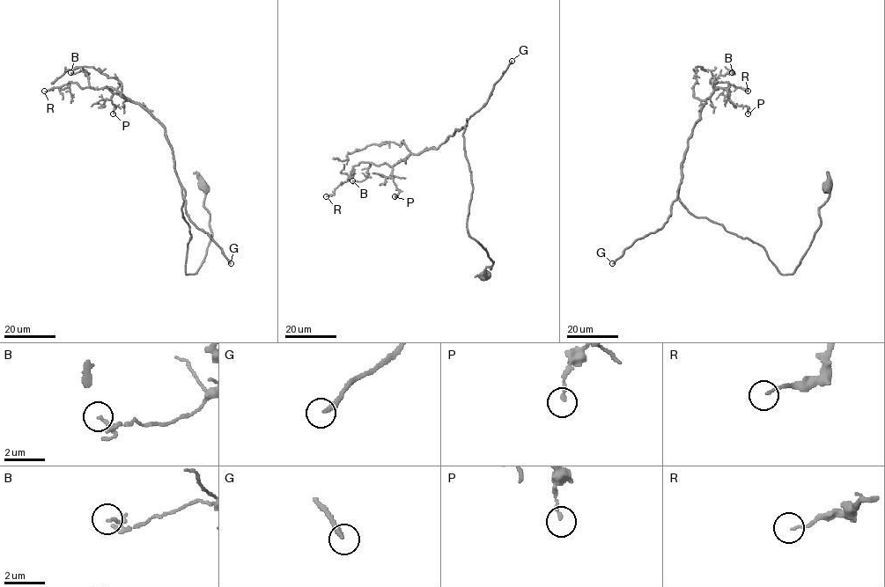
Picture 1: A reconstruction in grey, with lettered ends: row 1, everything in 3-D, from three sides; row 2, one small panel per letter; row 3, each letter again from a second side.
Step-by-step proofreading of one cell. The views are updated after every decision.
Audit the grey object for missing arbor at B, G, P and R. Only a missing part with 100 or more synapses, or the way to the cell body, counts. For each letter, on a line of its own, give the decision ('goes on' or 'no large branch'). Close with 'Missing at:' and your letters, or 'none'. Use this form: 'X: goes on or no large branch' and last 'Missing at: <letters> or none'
B: no large branch
G: goes on
P: no large branch
R: no large branch
Missing at: G

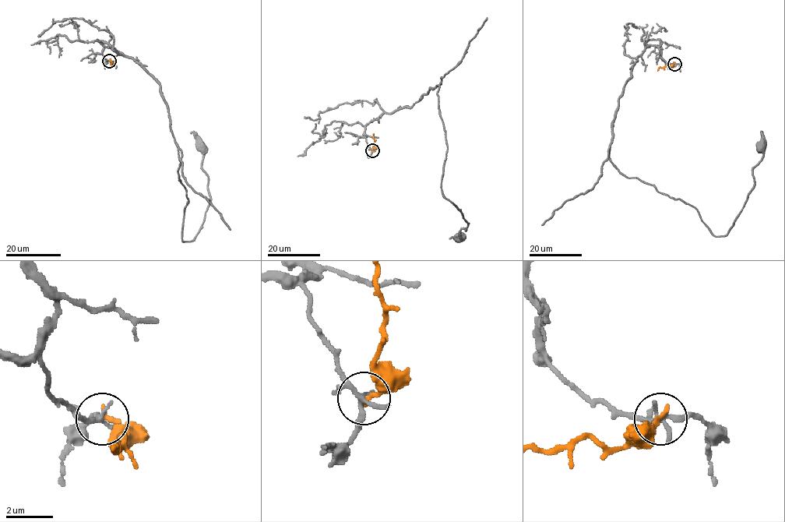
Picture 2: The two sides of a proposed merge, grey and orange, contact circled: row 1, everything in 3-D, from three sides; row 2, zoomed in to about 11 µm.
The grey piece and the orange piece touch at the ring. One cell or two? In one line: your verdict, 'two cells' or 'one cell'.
two cells

